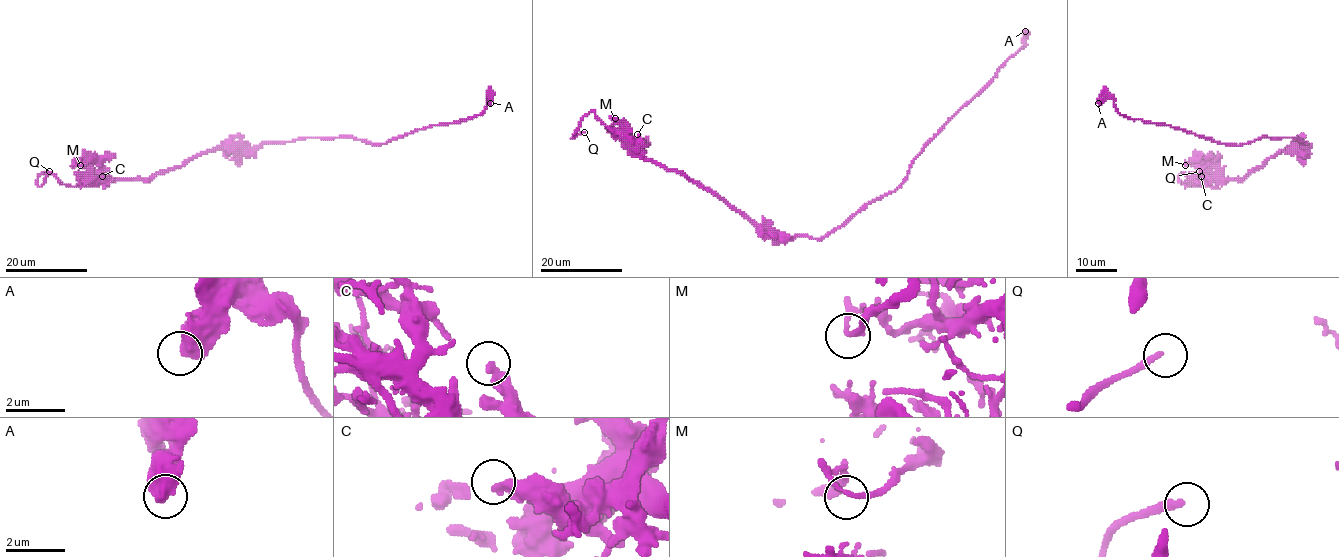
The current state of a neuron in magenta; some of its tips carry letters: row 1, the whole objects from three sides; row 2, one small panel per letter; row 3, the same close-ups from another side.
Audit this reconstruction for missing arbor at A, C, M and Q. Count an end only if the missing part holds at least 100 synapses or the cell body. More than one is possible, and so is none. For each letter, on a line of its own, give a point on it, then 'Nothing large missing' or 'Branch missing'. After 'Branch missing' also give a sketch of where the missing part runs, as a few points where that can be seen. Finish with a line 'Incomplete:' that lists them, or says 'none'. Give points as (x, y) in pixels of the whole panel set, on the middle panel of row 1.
A: Place: (1025, 31). Nothing large missing
C: Place: (637, 134). Nothing large missing
M: Place: (615, 118). Nothing large missing
Q: Place: (584, 132). Branch missing. Course of what is missing: (584, 132), (586, 119), (581, 117), (570, 128), (572, 142), (561, 152)
Incomplete: Q

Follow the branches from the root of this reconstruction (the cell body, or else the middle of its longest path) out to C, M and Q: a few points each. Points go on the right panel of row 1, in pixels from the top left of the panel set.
C: (1303, 142), (1303, 151), (1300, 148), (1281, 150), (1243, 179), (1218, 180), (1201, 176)
M: (1303, 142), (1303, 151), (1281, 150), (1243, 179), (1224, 179), (1205, 162), (1187, 161), (1185, 165)
Q: (1303, 142), (1303, 151), (1281, 150), (1243, 179), (1198, 186), (1177, 179), (1202, 186), (1199, 171)

